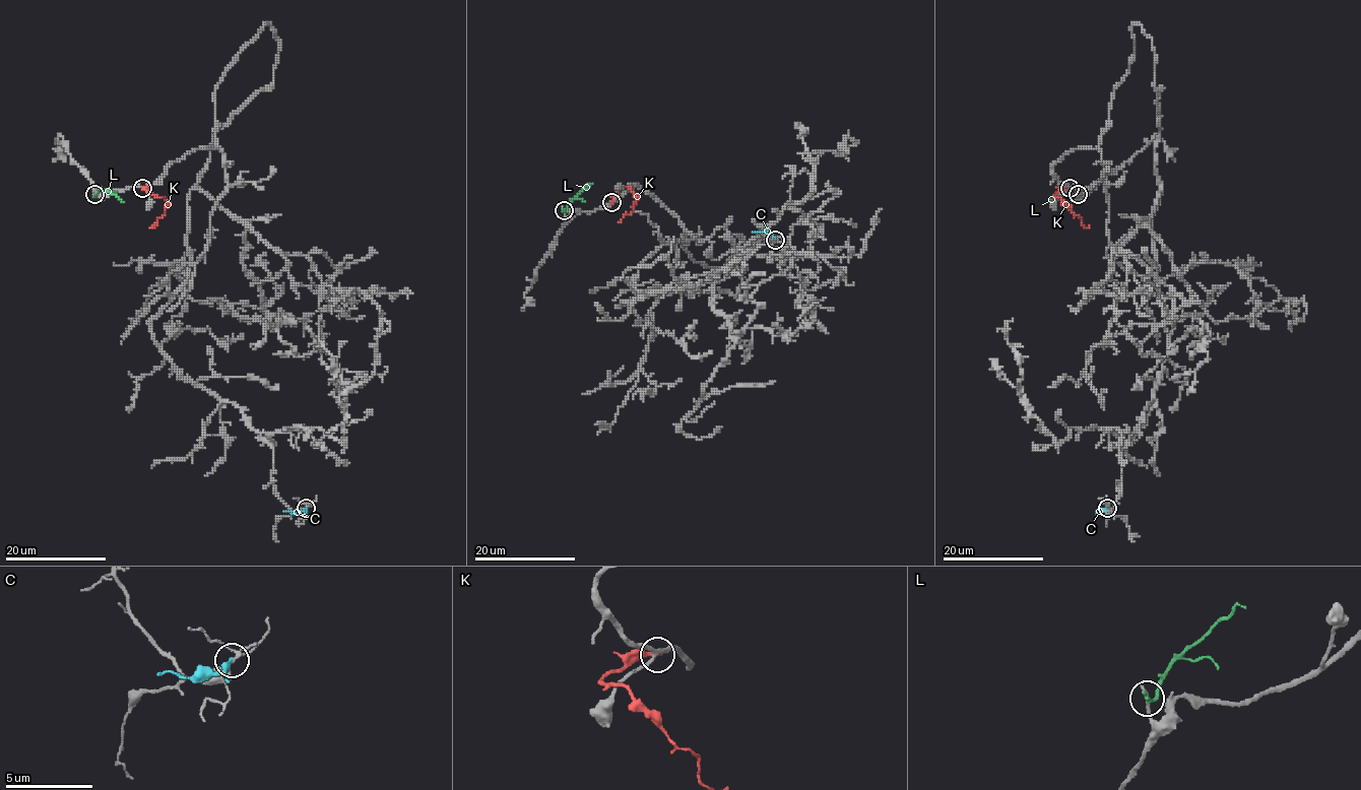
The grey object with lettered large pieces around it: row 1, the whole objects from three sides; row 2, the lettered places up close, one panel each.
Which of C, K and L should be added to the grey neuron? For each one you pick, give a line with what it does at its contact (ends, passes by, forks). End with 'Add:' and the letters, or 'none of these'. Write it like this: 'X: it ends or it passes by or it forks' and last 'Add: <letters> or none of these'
Add: none of these

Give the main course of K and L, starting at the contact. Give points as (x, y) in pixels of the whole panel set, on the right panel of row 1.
K: (1068, 188), (1062, 188), (1053, 196), (1058, 196), (1081, 216), (1086, 227), (1089, 225)
L: (1078, 194), (1072, 188), (1058, 193), (1051, 203)

